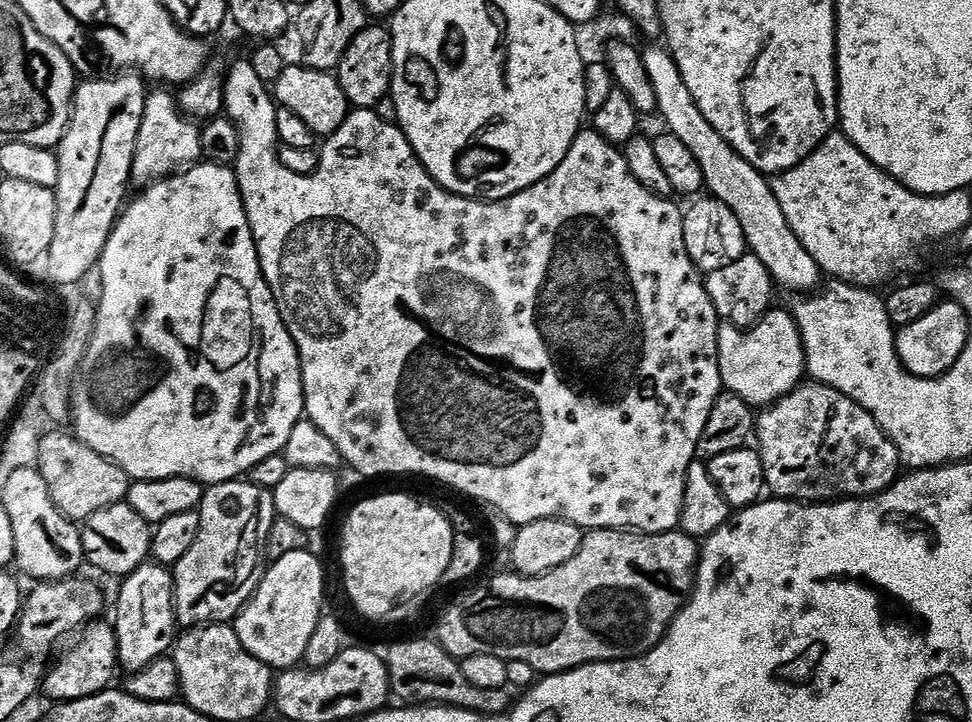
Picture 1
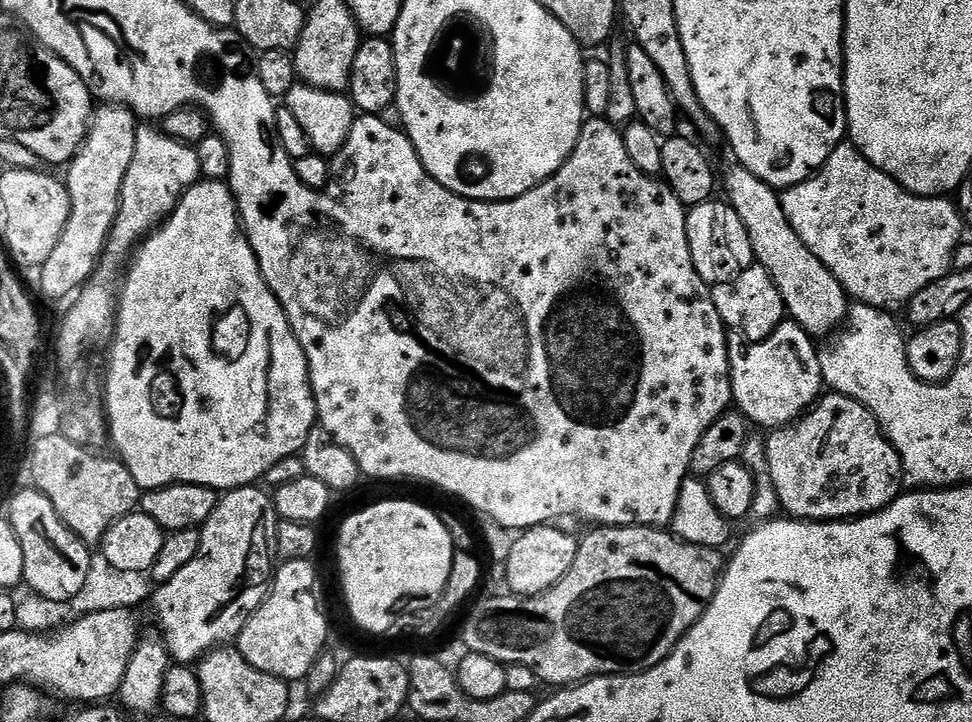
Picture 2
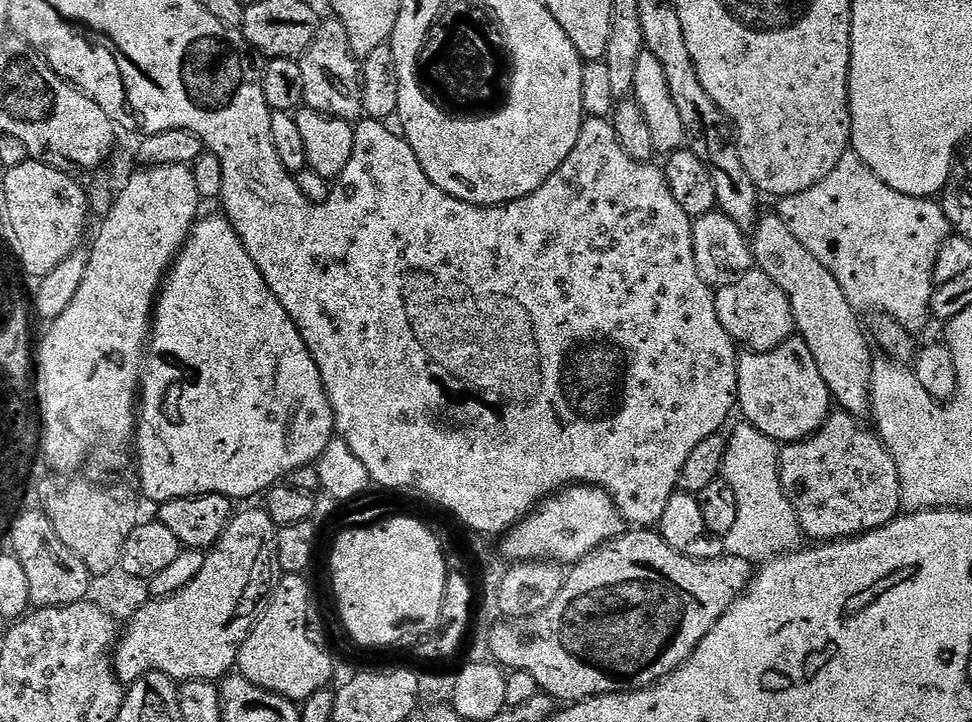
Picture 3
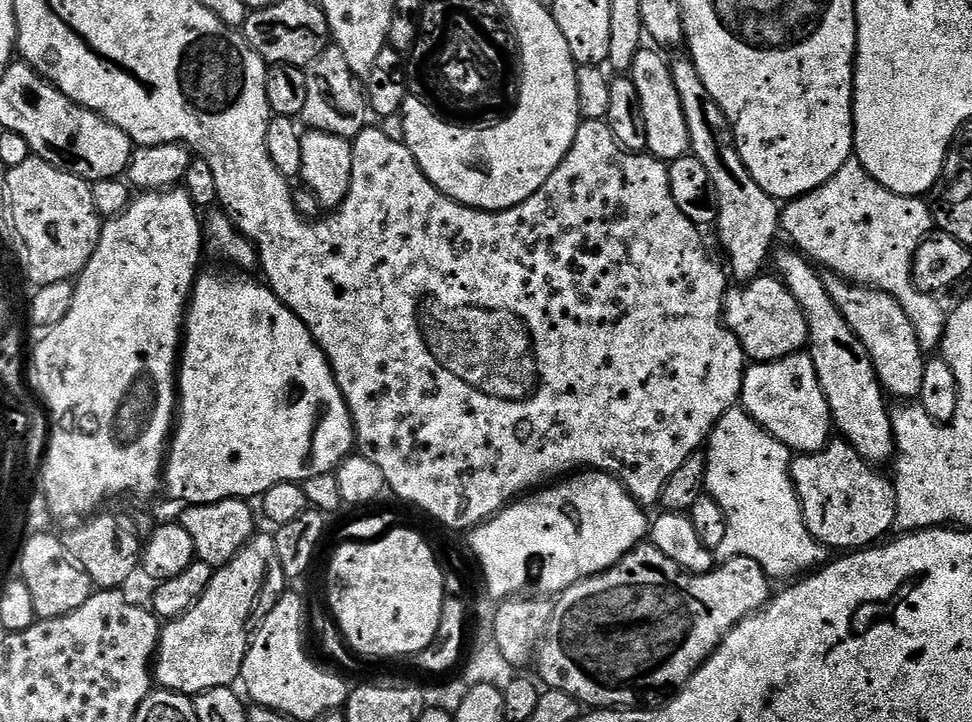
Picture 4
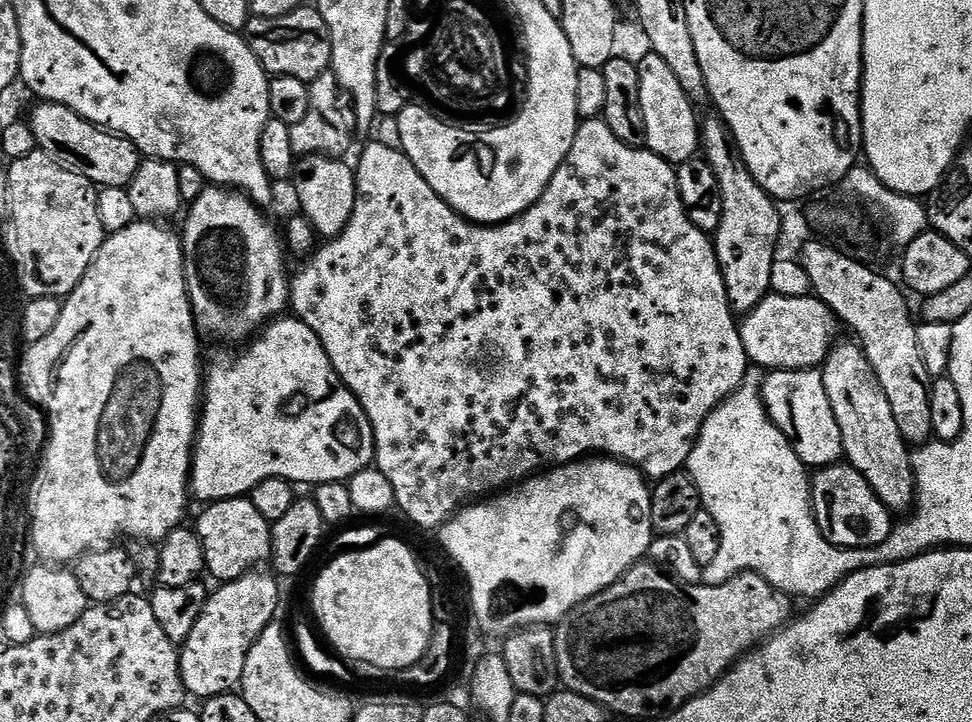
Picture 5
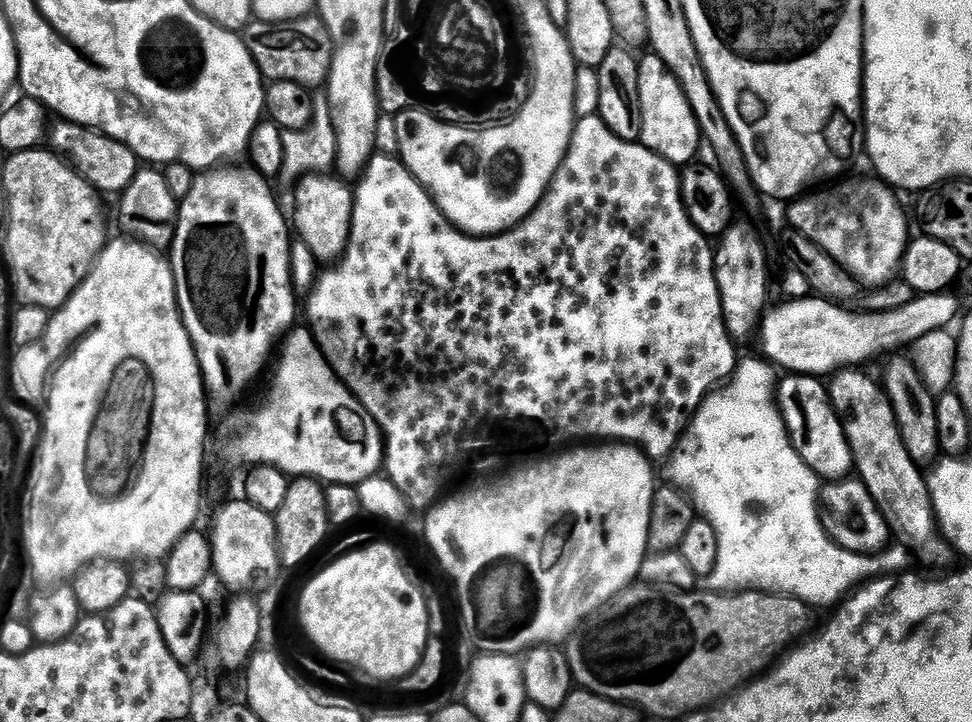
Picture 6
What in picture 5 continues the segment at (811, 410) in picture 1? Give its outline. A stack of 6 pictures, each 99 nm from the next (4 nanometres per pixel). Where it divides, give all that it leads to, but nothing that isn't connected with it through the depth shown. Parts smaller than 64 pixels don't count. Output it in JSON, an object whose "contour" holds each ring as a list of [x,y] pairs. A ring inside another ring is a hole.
{"contour":[[[847,462],[829,464],[811,477],[810,503],[820,532],[839,548],[876,550],[893,535],[893,513],[880,501],[878,494],[874,494],[864,475]]]}

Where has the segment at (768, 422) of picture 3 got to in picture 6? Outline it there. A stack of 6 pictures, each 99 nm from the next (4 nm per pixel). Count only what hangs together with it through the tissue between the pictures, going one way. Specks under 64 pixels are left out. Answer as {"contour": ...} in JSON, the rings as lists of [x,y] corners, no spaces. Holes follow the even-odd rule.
{"contour":[[[799,374],[785,375],[778,384],[778,403],[794,450],[798,450],[802,462],[806,462],[806,466],[810,466],[821,481],[835,482],[853,475],[852,451],[844,433],[844,424],[832,407],[830,392],[823,379]]]}

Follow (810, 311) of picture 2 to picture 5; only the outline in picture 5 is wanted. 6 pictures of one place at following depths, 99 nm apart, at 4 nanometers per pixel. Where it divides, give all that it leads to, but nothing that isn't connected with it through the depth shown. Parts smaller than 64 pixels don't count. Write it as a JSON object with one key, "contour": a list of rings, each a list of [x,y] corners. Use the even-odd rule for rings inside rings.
{"contour":[[[833,343],[828,352],[828,359],[822,365],[826,398],[830,398],[830,407],[834,409],[834,418],[838,418],[838,430],[842,430],[842,446],[847,463],[857,468],[870,482],[874,494],[893,513],[907,513],[913,507],[916,499],[916,477],[912,471],[910,445],[902,438],[898,430],[898,422],[894,422],[894,414],[890,410],[890,402],[886,402],[886,394],[882,394],[882,386],[866,358],[864,349],[859,343]]]}

